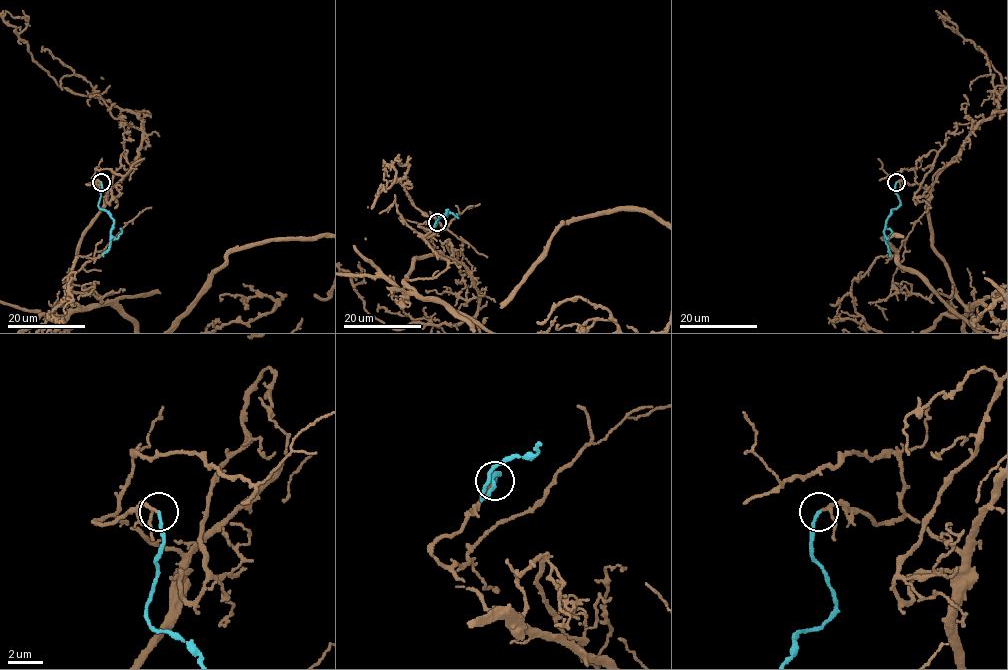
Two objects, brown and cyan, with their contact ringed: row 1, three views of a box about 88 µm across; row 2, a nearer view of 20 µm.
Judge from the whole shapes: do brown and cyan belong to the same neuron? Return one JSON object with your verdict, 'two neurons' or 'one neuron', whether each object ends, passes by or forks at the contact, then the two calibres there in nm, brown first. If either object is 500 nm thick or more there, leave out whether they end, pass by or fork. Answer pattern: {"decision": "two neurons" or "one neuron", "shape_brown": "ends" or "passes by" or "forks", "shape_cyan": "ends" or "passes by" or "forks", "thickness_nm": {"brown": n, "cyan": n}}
{"decision": "one neuron", "shape_brown": "passes by", "shape_cyan": "ends", "thickness_nm": {"brown": 140, "cyan": 190}}

